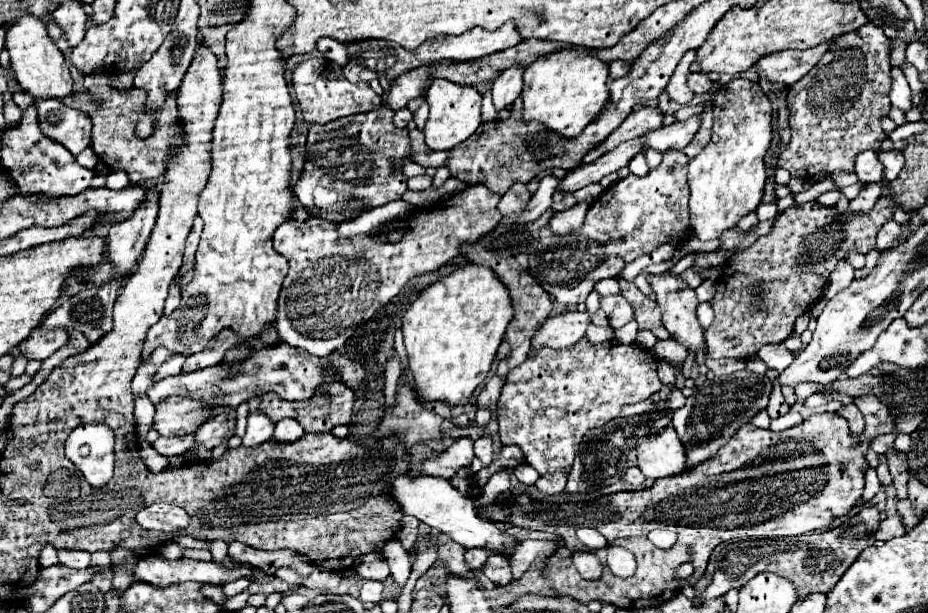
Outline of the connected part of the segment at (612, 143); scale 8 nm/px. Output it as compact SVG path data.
M646 107L646 109L640 109L640 111L632 111L618 129L614 129L608 139L598 145L596 149L592 149L584 159L582 163L594 163L598 157L602 157L604 153L608 153L610 149L618 147L620 143L624 141L630 141L630 139L636 139L644 133L648 133L650 129L658 129L662 125L662 113L660 109L652 109L652 107Z

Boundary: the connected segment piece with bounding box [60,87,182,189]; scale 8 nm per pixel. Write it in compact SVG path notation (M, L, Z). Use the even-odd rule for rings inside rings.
M102 87L102 89L96 89L94 93L98 93L104 99L104 103L100 107L96 107L92 103L90 91L72 93L70 97L64 97L60 101L64 101L68 107L84 111L92 119L92 125L94 125L92 149L100 157L100 161L108 165L110 171L128 173L128 179L130 179L132 185L146 185L146 187L158 187L160 189L162 183L164 183L166 159L170 157L170 149L178 149L178 143L180 143L180 137L182 137L182 125L178 123L176 97L170 95L164 101L162 111L156 113L158 127L156 127L154 135L150 139L142 141L134 135L134 127L136 127L138 119L144 115L146 93L142 89L136 89L136 87L130 89L130 91L118 91L114 87Z

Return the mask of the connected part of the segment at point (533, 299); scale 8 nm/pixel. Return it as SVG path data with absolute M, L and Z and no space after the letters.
M476 241L476 243L470 243L470 245L462 245L460 253L466 255L466 259L472 261L472 263L492 267L492 269L498 273L498 277L502 279L502 283L508 287L508 291L510 291L510 295L512 295L512 299L514 299L514 311L516 311L516 313L514 313L514 319L510 321L510 325L508 325L508 329L506 329L506 341L510 343L512 353L510 353L508 359L504 359L504 361L498 363L498 371L496 371L496 375L498 375L502 381L506 381L508 371L514 369L514 367L518 367L522 361L526 361L528 351L530 351L530 339L532 339L532 335L542 327L542 323L546 321L546 317L550 315L550 311L552 311L552 299L550 299L550 295L534 281L534 277L530 277L530 273L518 265L518 261L516 261L514 257L504 259L504 257L500 257L498 253L486 251L478 241Z

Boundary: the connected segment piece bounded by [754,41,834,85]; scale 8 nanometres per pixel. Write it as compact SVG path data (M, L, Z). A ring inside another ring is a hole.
M828 41L828 43L822 43L812 49L804 49L804 51L794 51L794 49L778 51L778 53L762 57L754 65L754 69L758 69L760 77L772 83L792 85L800 81L824 57L824 53L828 53L832 43L834 41Z

